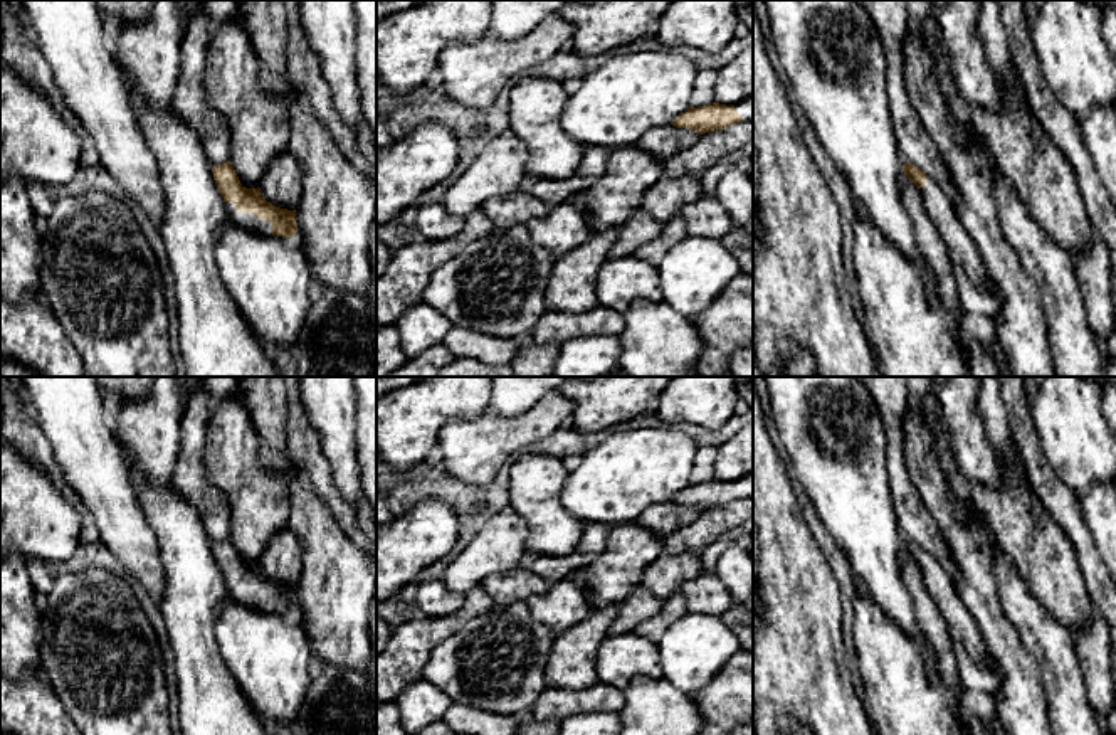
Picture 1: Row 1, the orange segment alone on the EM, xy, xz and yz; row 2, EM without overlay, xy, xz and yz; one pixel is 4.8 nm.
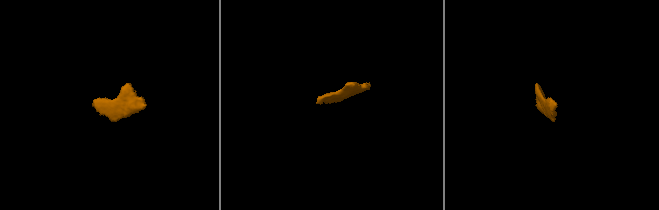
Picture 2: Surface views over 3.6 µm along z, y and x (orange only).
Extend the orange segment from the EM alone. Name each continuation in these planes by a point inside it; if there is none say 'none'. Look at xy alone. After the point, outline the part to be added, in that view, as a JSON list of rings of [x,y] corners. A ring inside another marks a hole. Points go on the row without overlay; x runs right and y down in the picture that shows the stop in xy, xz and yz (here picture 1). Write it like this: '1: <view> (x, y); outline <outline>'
1: xy (246, 596); outline [[[225,579],[225,587],[227,587],[227,595],[240,600],[242,604],[259,611],[272,612],[271,599],[257,595],[250,589],[239,589],[232,579]]]

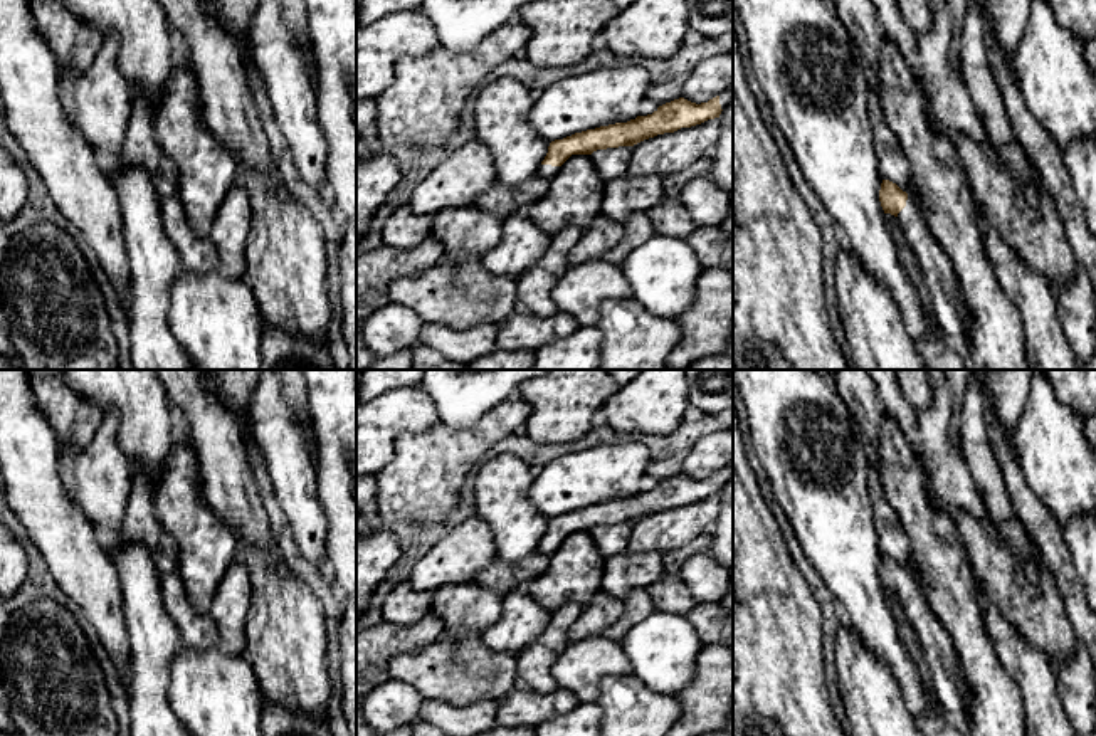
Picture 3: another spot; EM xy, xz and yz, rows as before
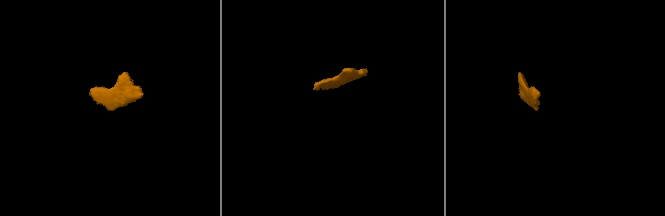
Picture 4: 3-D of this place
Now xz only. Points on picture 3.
1: xz (548, 548); outline [[[541,541],[538,544],[538,553],[551,556],[558,549],[560,543]]]

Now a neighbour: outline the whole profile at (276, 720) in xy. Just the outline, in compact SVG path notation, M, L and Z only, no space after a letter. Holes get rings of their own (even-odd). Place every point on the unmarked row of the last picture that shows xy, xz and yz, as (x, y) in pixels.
M276 702L262 704L262 736L333 736L324 718L311 718Z

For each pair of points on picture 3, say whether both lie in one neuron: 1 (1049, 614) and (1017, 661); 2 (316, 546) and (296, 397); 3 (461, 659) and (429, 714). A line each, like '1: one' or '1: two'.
1: two
2: two
3: two

